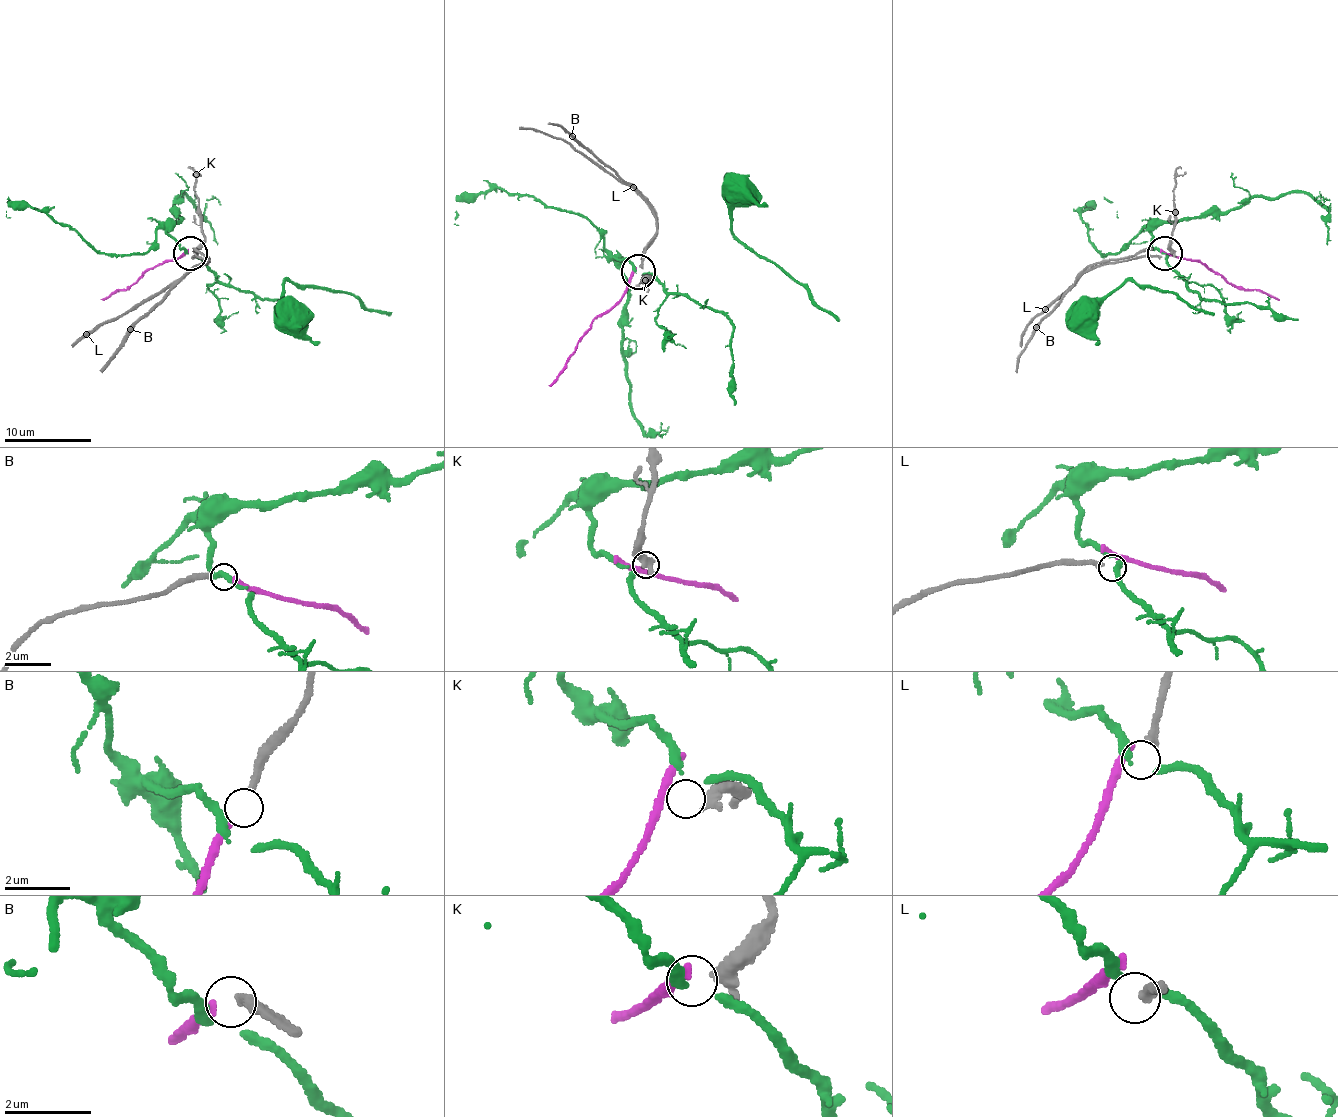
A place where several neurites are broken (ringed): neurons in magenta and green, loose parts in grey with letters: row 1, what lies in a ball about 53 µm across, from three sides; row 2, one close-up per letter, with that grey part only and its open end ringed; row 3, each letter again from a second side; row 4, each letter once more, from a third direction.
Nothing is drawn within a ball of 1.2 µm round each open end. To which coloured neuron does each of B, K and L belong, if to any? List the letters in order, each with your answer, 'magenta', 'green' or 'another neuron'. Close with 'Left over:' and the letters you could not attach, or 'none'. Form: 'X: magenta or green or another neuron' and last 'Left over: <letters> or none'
B: magenta
K: another neuron
L: another neuron
Left over: K, L

